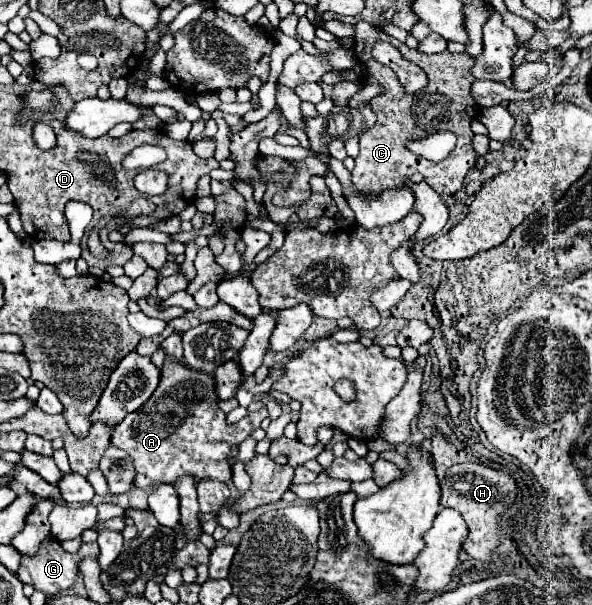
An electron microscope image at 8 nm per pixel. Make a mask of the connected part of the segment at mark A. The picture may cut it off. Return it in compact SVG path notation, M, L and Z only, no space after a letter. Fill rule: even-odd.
M172 356L164 358L164 368L160 374L160 384L150 396L150 400L138 410L130 412L112 434L112 446L126 450L134 464L136 464L136 486L138 488L150 488L158 484L176 484L182 476L192 476L194 480L214 478L220 482L232 480L232 446L238 446L244 442L256 428L260 428L260 422L266 418L266 410L250 412L246 418L242 418L236 424L226 422L226 414L218 408L218 396L216 396L216 380L212 374L194 370L186 366L182 360L174 360Z

